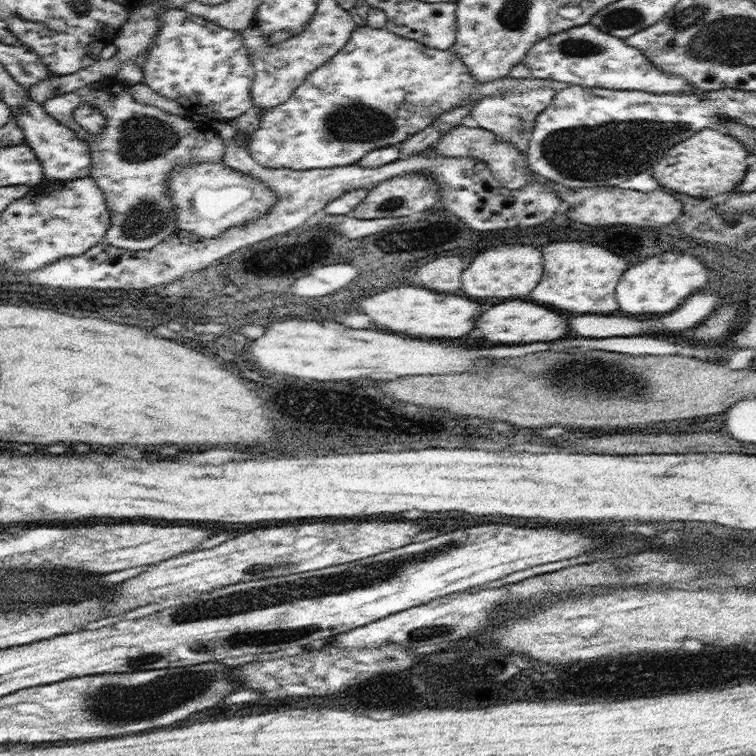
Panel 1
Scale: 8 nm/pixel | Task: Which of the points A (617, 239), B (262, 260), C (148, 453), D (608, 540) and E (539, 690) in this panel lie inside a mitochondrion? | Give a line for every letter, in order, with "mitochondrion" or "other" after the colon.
A: other
B: mitochondrion
C: other
D: other
E: other

